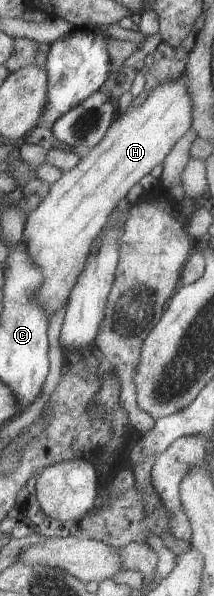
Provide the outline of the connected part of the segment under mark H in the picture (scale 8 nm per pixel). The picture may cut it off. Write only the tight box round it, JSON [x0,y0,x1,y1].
[22,74,193,316]

